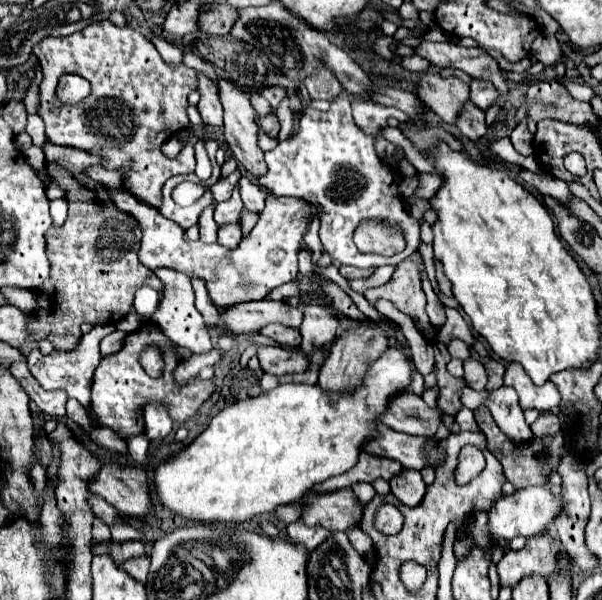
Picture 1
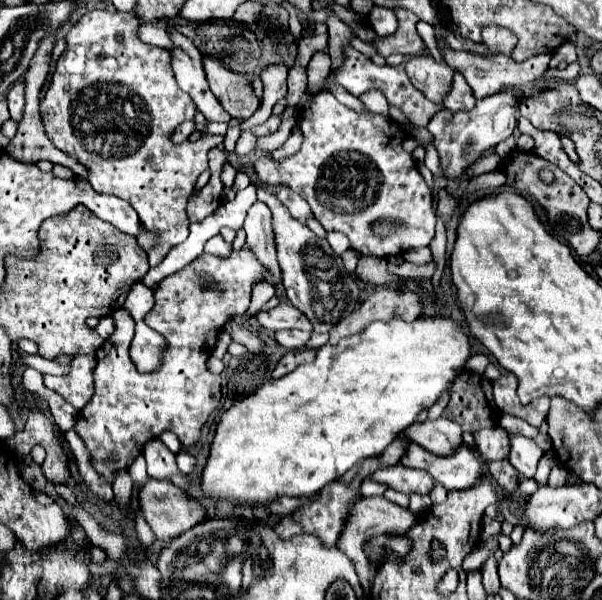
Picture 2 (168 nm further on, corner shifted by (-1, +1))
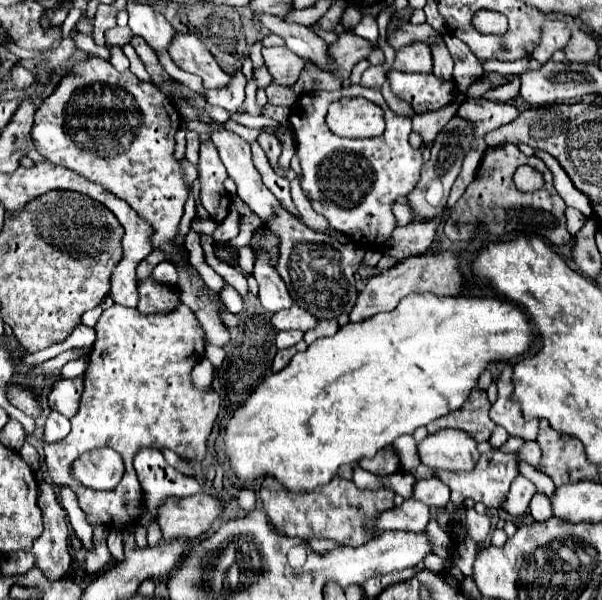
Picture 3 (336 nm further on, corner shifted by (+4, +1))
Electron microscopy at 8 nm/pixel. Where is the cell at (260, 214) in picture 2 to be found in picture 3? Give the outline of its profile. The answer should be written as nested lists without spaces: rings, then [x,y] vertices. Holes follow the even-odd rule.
[[[255,252],[255,270],[253,270],[253,278],[259,284],[259,300],[263,304],[263,308],[271,314],[289,308],[293,304],[291,294],[283,282],[283,278],[279,276],[279,272],[271,266],[269,262],[269,254],[263,252]]]

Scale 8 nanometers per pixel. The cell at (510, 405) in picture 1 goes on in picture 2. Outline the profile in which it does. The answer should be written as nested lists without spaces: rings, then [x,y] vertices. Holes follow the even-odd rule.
[[[510,434],[510,440],[512,440],[512,450],[508,456],[510,464],[518,470],[520,476],[532,478],[536,472],[536,464],[542,456],[542,450],[530,438],[524,438],[524,436]]]

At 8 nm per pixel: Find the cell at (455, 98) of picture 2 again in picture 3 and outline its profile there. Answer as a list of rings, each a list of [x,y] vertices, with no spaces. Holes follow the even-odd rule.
[[[437,40],[433,52],[433,74],[439,80],[453,80],[453,60],[449,50],[445,48],[443,40]]]

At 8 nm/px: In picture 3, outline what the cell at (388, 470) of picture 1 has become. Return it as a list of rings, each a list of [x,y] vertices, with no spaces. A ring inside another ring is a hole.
[[[439,478],[415,480],[413,484],[413,500],[421,500],[429,508],[439,508],[449,502],[449,488]]]

